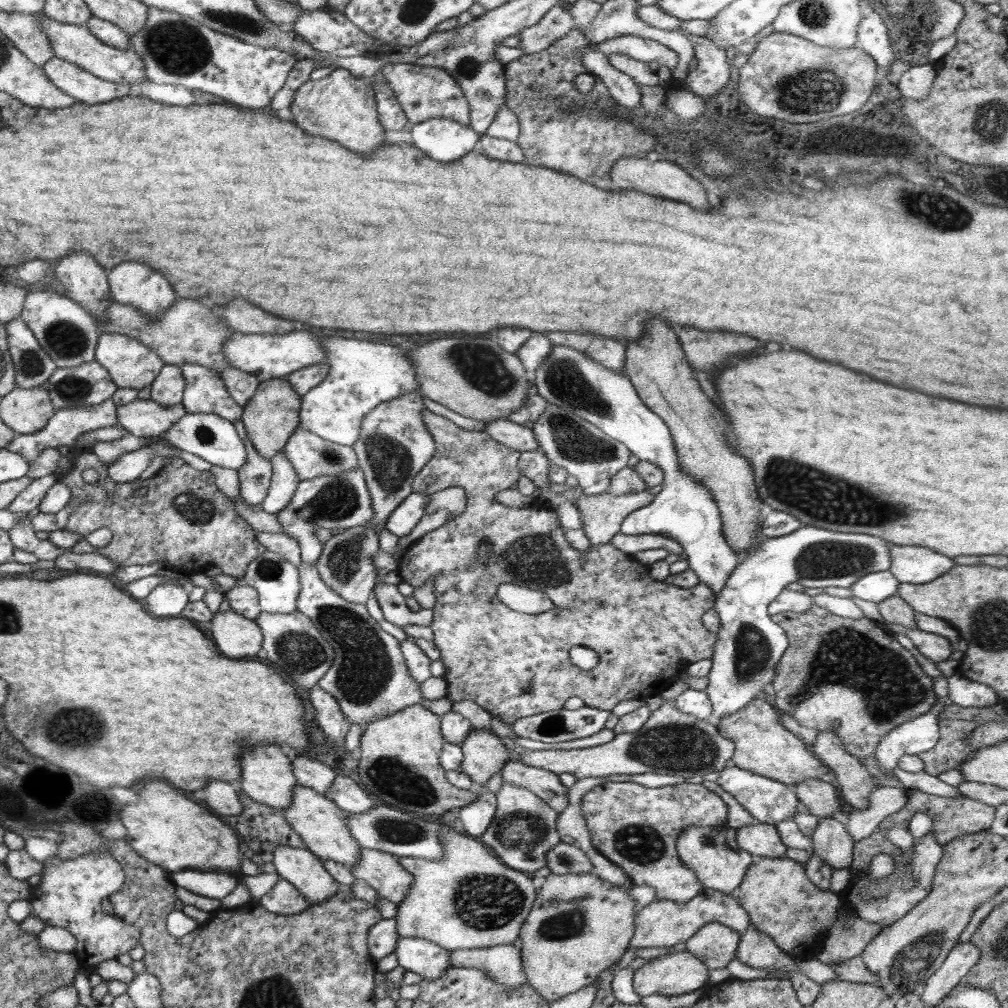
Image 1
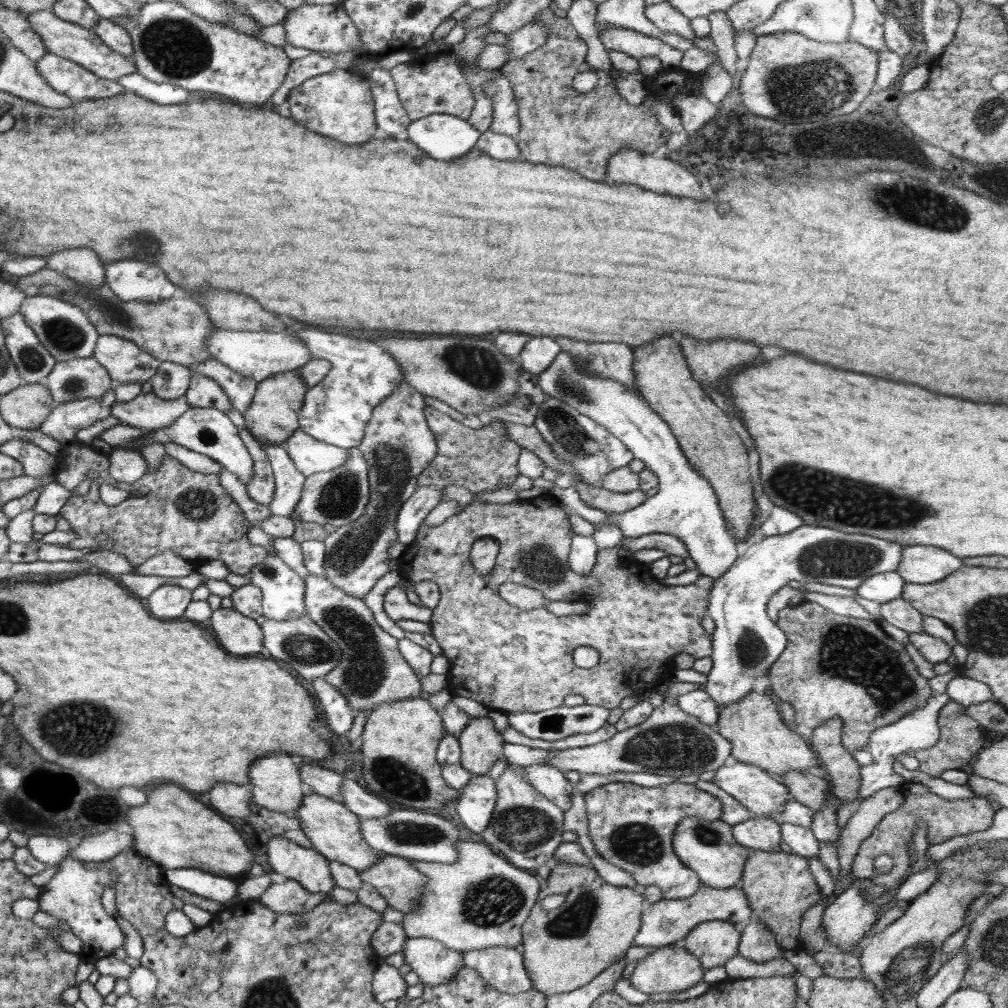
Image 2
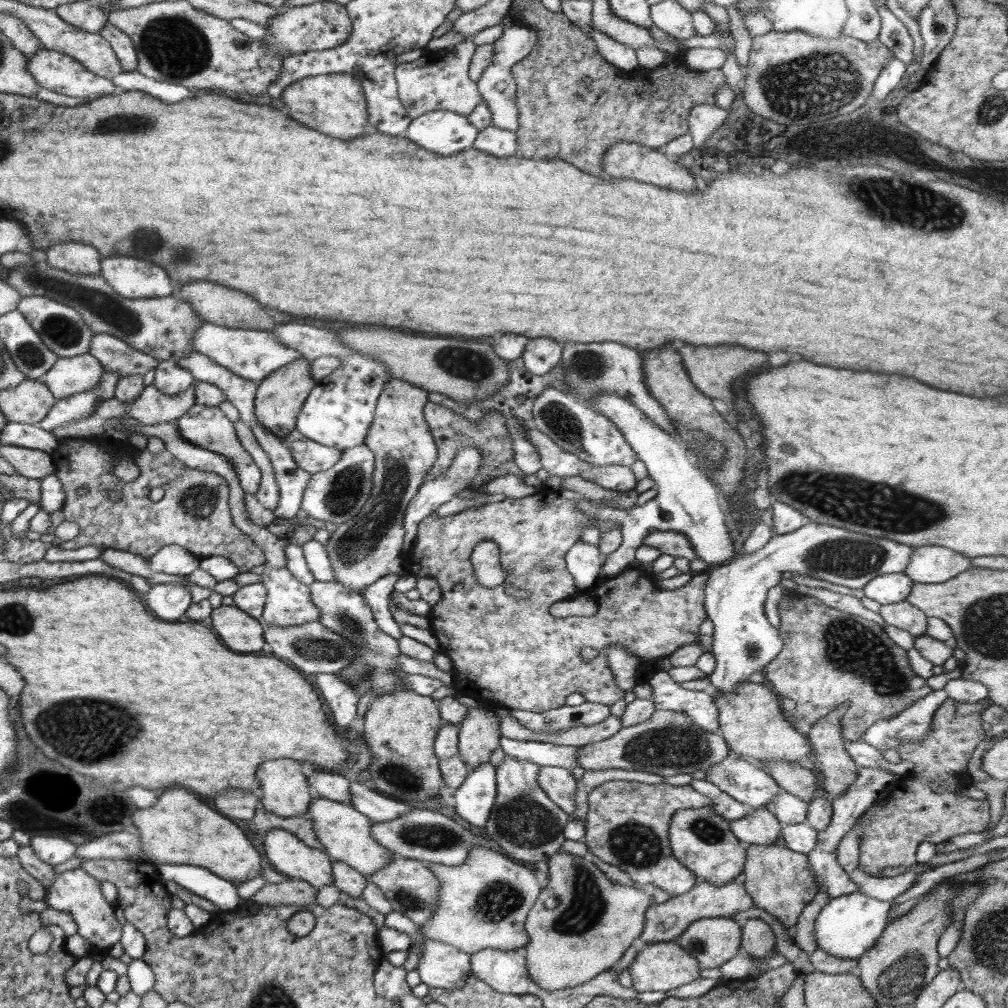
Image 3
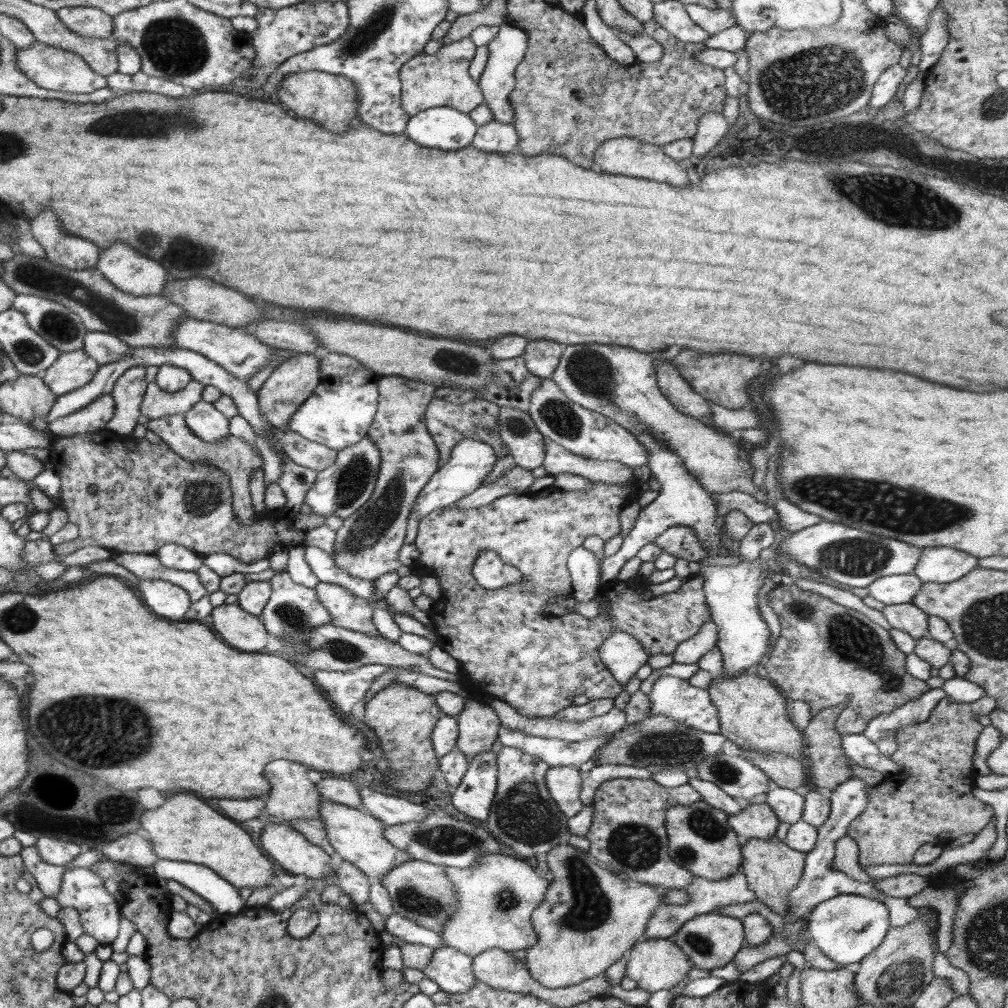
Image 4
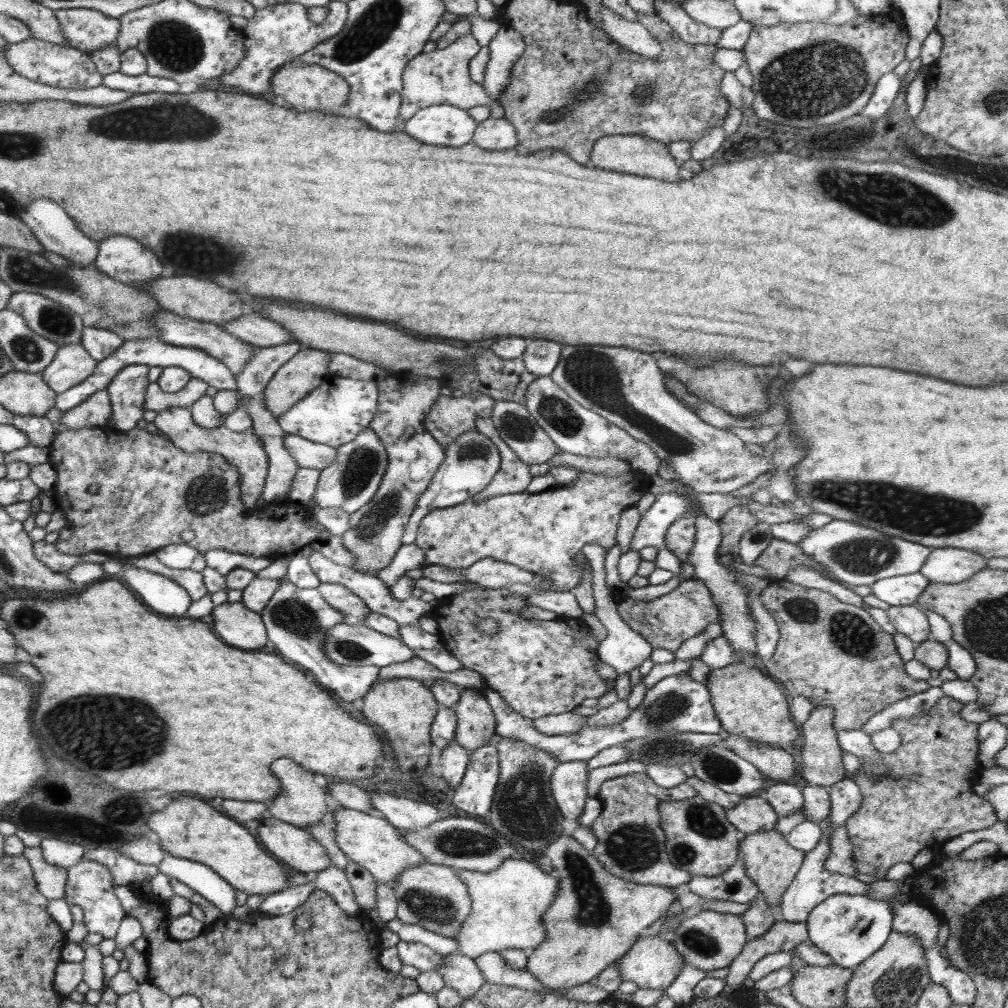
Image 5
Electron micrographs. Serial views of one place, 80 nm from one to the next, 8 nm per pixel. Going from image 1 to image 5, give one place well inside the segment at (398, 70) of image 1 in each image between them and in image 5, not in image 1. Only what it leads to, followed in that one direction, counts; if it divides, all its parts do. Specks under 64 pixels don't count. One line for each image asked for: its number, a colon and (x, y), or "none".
2: (436, 84)
3: (439, 80)
4: (442, 79)
5: (442, 76)

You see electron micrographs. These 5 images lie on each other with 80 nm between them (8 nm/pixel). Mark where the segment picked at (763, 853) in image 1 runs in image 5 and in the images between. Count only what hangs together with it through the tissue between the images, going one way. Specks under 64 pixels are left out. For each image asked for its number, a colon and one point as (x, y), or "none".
2: (762, 833)
3: (761, 827)
4: (757, 820)
5: (752, 814)

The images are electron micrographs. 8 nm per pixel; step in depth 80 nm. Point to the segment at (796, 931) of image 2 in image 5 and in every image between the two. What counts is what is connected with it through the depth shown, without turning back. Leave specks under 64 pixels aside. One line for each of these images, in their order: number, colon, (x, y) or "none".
3: (780, 881)
4: (772, 868)
5: (771, 863)

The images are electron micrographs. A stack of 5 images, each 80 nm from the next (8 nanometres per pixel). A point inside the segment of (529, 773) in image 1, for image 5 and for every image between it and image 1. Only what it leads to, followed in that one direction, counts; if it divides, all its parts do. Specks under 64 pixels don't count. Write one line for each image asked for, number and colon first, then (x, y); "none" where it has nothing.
2: (549, 781)
3: (559, 784)
4: (564, 783)
5: (569, 780)

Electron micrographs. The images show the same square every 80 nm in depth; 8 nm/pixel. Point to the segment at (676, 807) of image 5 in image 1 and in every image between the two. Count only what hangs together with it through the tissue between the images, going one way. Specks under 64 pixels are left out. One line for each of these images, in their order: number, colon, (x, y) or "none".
1: (712, 852)
2: (708, 847)
3: (701, 840)
4: (700, 839)

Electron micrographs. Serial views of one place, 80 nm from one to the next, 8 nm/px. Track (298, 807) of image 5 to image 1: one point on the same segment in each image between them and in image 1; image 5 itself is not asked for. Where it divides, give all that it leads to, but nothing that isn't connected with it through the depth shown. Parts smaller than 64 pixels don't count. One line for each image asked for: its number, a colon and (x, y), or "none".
1: (267, 775)
2: (275, 783)
3: (284, 791)
4: (292, 796)

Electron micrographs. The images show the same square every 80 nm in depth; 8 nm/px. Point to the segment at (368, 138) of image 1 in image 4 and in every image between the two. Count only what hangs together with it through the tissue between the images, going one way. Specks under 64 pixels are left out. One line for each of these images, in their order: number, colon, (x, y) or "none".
2: (338, 104)
3: (333, 103)
4: (330, 100)

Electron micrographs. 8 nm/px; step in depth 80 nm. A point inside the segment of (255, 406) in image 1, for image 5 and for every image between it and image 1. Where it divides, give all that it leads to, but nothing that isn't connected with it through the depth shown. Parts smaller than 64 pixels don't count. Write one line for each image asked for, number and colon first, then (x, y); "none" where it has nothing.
2: (272, 415)
3: (279, 398)
4: (294, 380)
5: (308, 368)

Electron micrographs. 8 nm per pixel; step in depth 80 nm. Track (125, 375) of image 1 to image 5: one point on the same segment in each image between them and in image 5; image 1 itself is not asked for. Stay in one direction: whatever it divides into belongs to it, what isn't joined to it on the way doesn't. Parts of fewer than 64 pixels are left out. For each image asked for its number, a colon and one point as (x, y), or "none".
2: (125, 362)
3: (115, 355)
4: (104, 348)
5: (100, 343)

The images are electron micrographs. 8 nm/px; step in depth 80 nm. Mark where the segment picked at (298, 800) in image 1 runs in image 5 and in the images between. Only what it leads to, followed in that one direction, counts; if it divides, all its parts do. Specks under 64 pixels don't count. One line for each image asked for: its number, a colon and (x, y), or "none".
2: (334, 831)
3: (345, 833)
4: (357, 836)
5: (372, 842)

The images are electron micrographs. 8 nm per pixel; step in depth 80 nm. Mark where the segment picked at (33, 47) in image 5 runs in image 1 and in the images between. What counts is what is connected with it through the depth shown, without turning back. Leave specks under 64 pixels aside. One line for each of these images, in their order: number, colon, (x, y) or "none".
1: (83, 86)
2: (68, 78)
3: (56, 71)
4: (53, 68)

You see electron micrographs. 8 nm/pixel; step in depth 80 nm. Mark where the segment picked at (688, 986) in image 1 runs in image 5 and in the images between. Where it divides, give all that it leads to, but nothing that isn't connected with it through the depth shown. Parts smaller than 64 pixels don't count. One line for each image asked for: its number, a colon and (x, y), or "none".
2: (668, 969)
3: (660, 967)
4: (655, 964)
5: (651, 963)

